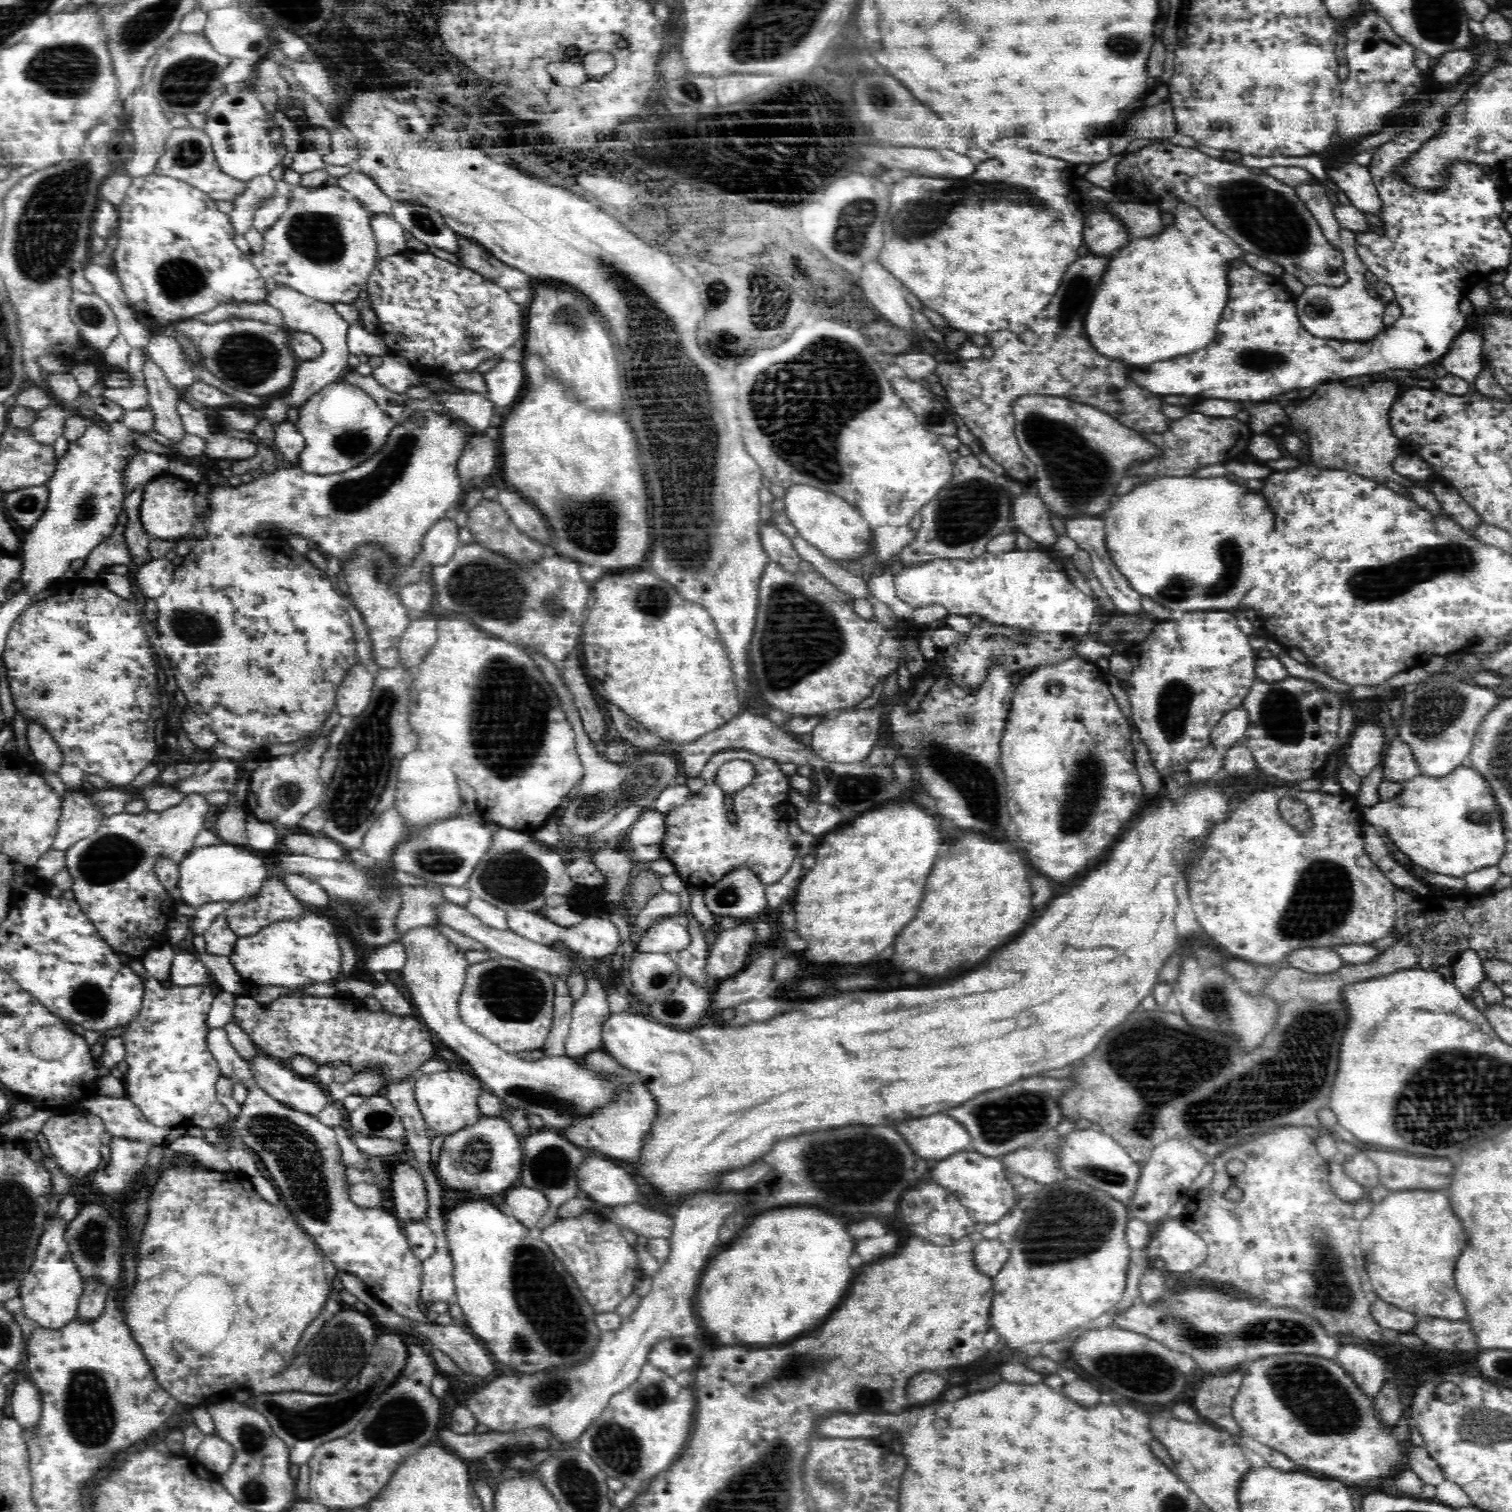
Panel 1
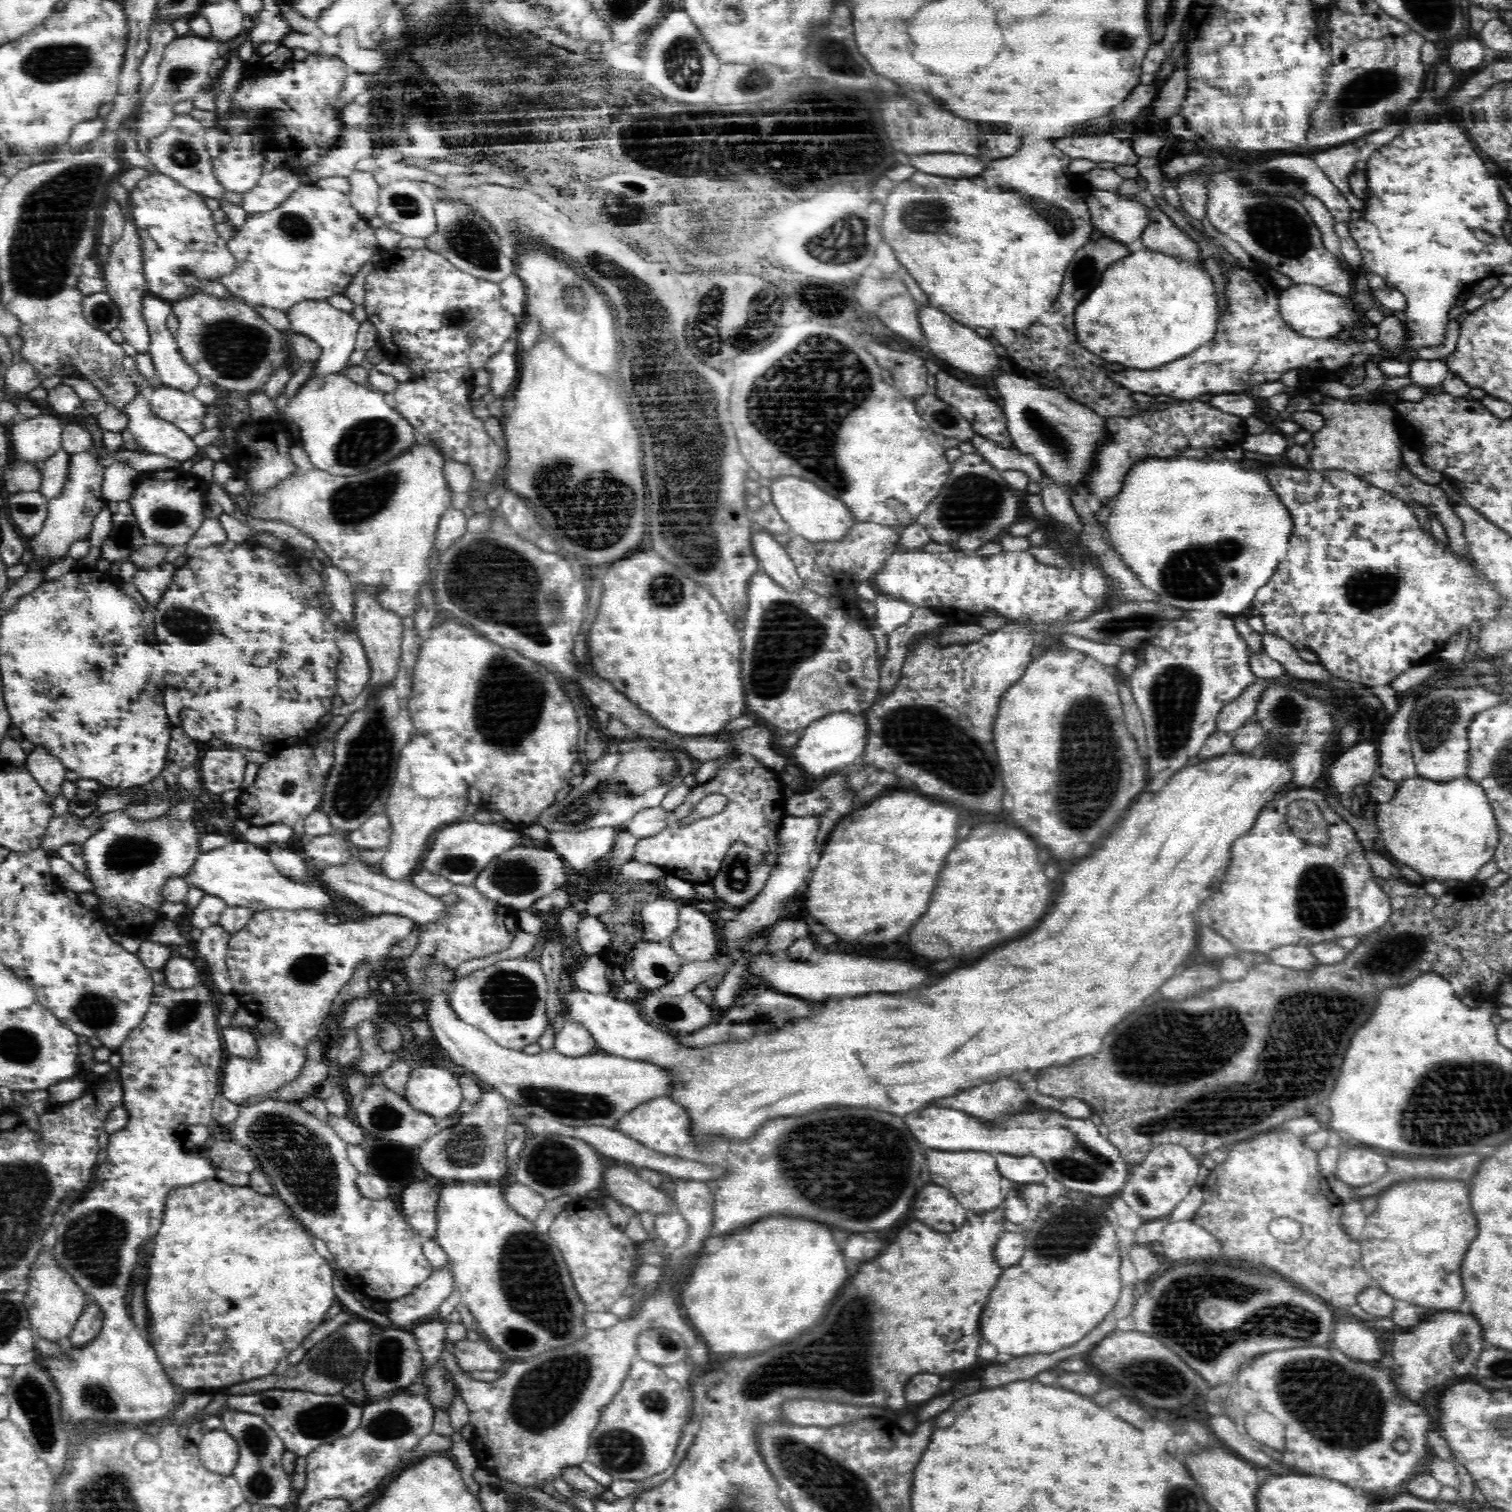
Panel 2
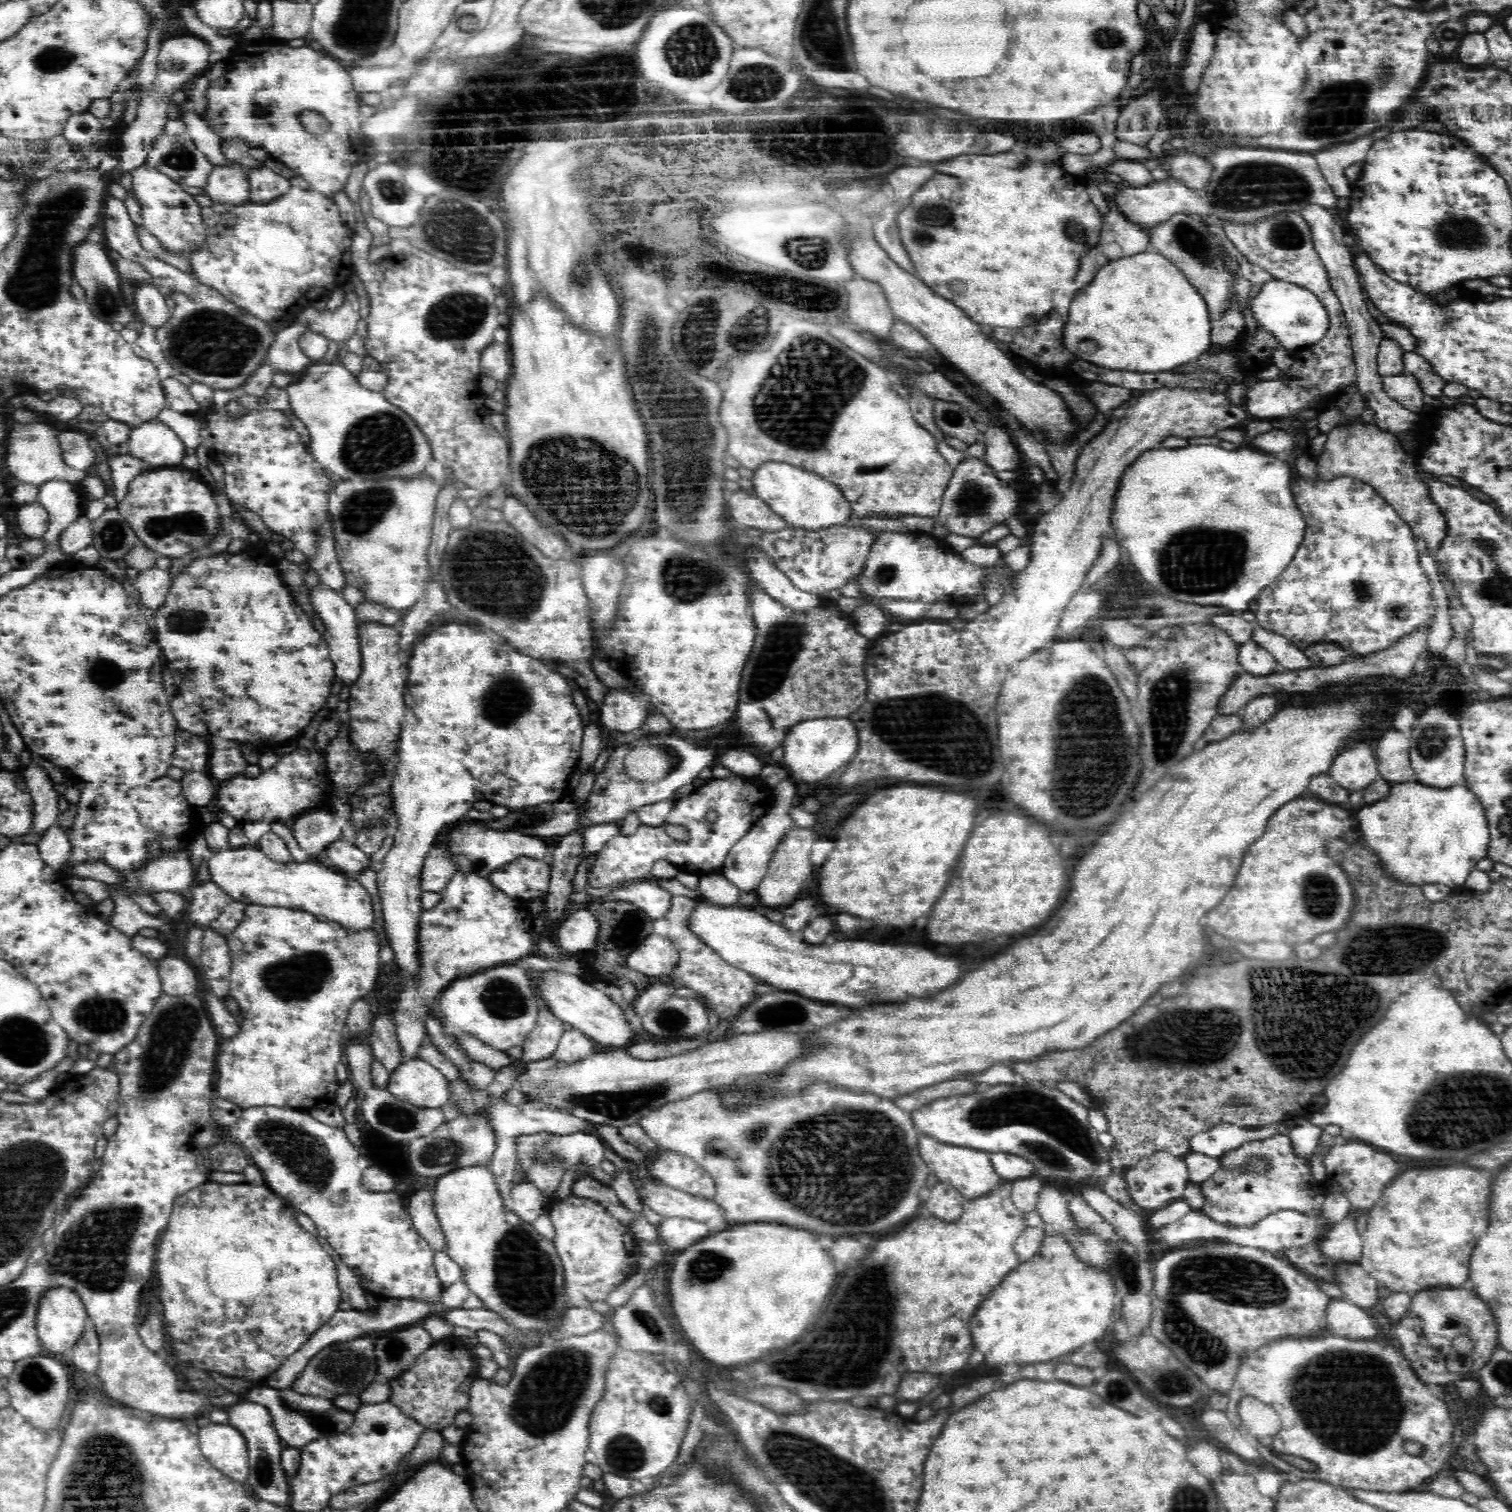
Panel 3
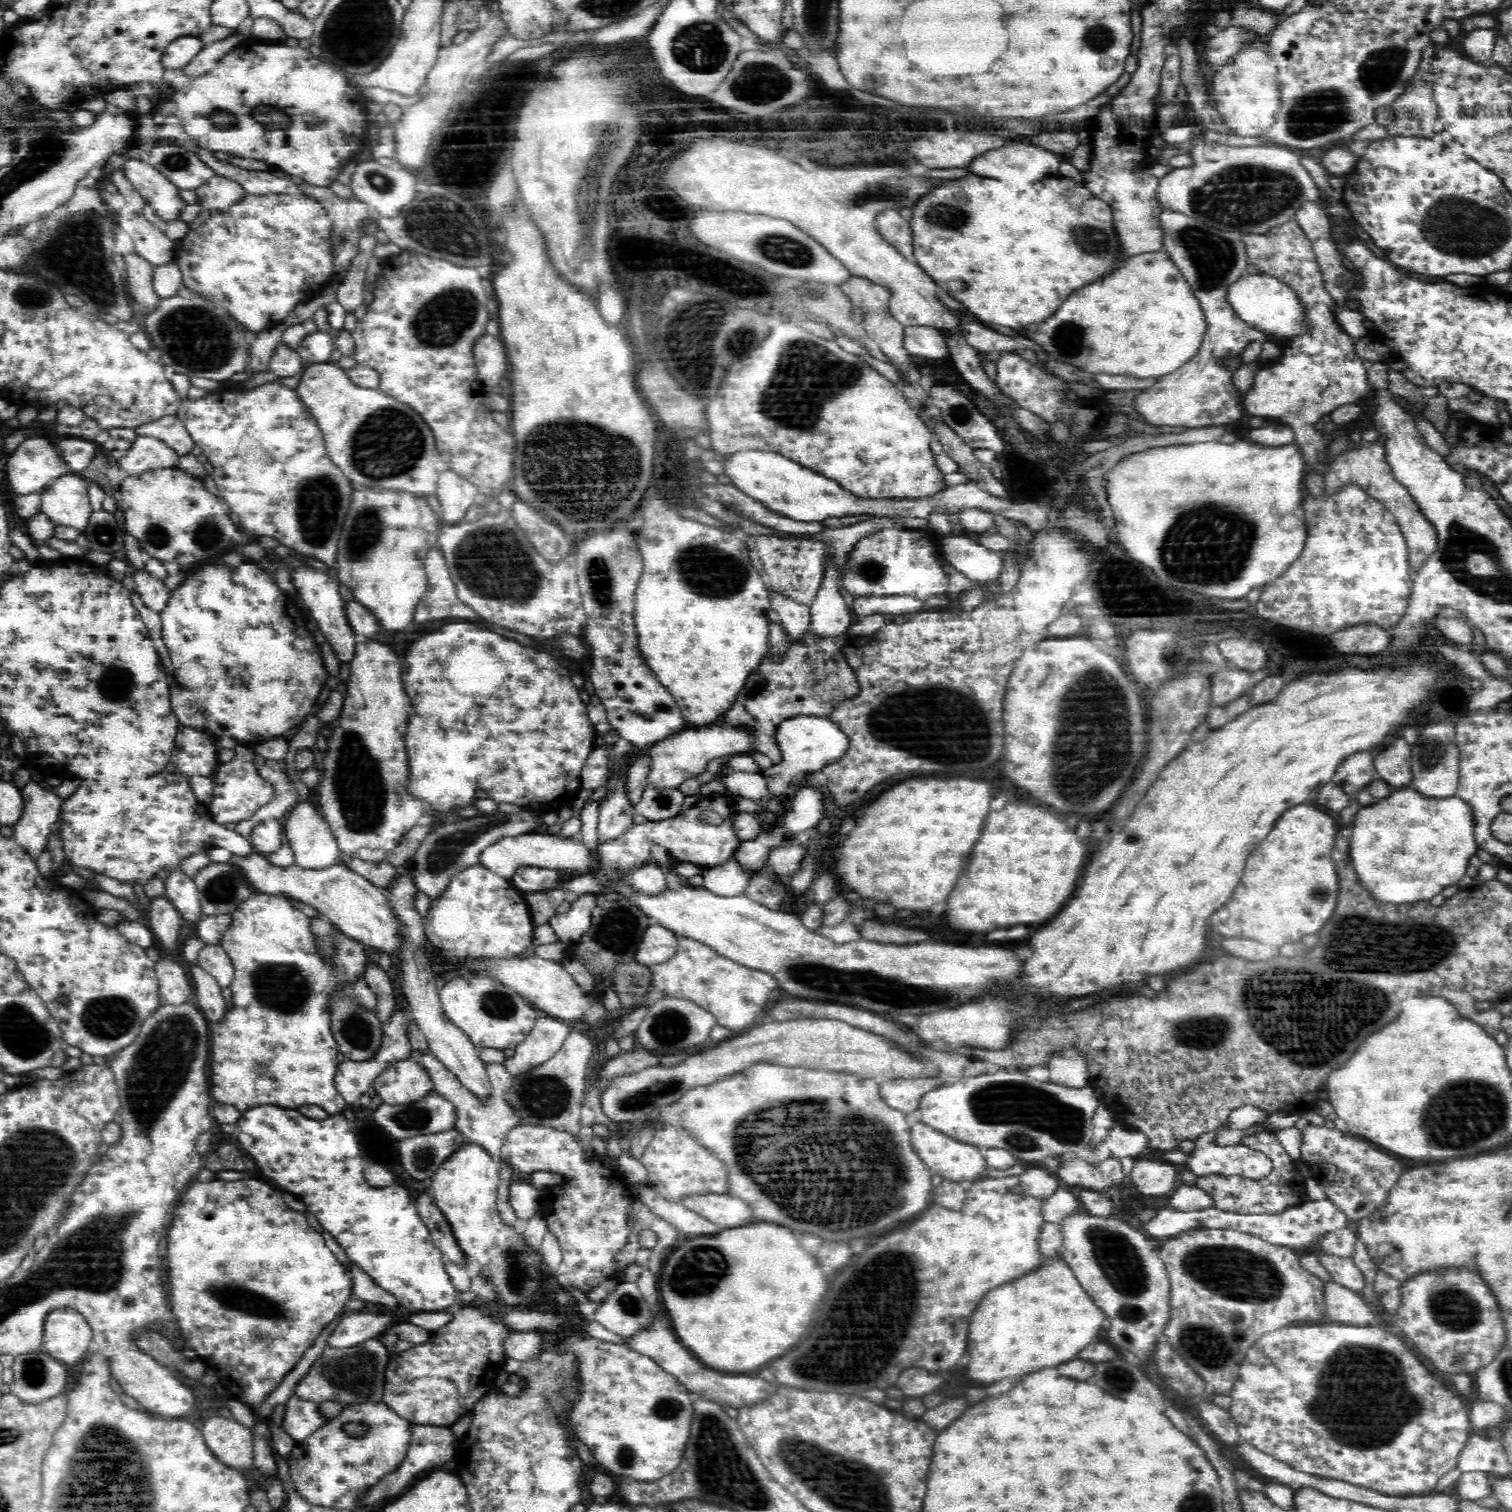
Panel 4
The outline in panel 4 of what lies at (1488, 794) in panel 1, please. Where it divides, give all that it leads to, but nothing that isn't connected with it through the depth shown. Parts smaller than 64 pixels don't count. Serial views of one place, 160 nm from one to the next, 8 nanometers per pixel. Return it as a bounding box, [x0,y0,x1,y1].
[1350,786,1479,904]

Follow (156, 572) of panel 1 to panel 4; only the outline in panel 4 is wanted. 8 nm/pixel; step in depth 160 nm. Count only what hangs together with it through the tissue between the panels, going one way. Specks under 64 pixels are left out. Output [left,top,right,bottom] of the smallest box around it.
[132,570,173,613]

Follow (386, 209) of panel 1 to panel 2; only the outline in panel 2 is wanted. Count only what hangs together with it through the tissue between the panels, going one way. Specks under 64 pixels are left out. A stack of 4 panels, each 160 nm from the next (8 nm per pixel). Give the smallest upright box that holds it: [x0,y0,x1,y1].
[348,170,381,219]

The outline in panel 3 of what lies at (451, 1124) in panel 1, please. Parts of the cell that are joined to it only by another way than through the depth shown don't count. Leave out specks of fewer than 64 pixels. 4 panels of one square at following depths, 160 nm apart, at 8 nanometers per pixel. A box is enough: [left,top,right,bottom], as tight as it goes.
[386,1059,453,1108]

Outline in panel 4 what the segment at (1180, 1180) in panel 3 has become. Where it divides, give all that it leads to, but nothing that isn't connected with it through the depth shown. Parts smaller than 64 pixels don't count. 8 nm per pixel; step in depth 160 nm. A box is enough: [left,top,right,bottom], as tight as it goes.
[1129,1158,1179,1196]

